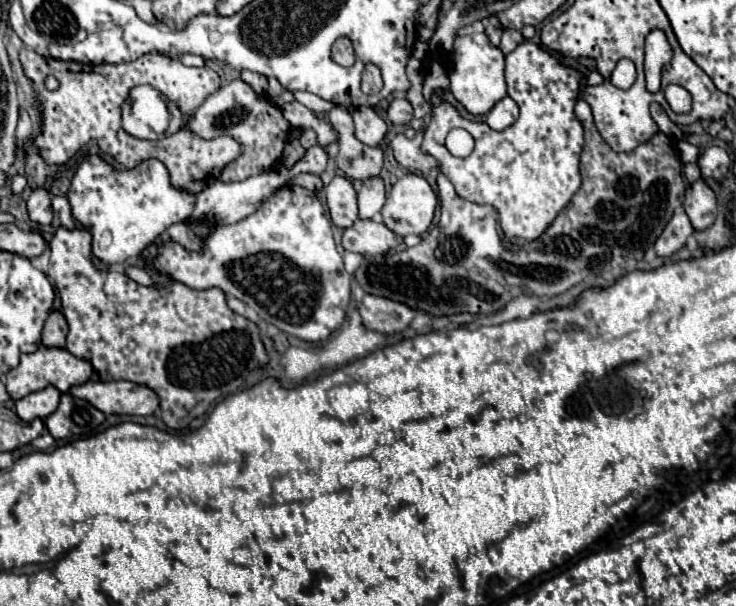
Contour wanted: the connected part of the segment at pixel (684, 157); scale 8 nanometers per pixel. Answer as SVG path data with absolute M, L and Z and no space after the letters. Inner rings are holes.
M681 140L681 142L677 144L677 148L679 148L679 158L681 158L683 164L687 164L687 162L697 162L697 156L700 156L700 151L697 146L689 144L687 140Z

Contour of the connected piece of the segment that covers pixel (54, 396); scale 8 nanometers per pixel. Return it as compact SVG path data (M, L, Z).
M47 386L45 390L27 394L25 398L15 402L15 412L23 422L33 422L33 418L45 420L49 414L53 414L59 406L61 392L53 386Z

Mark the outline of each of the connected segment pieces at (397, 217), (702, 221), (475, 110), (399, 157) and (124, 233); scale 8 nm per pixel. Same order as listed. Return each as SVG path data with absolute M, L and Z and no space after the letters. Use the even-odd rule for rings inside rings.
M405 174L387 194L387 202L381 210L383 224L397 236L425 234L433 222L435 206L437 196L429 182L423 176Z
M697 180L687 188L687 198L683 206L697 232L707 230L717 218L715 194L703 180Z
M481 21L465 26L458 32L449 58L449 80L451 80L451 94L469 114L485 116L501 98L507 96L503 72L505 72L505 56L499 48L493 48L489 44L489 38L485 36Z
M397 134L393 140L391 140L391 150L393 150L393 156L395 160L407 168L407 170L417 170L417 172L427 172L431 168L437 168L439 162L429 156L429 154L423 154L419 150L421 146L421 138L413 138L409 140L405 134Z
M89 156L75 172L69 202L73 218L93 234L93 256L103 264L125 264L137 258L169 226L185 222L193 212L195 196L173 188L169 172L159 160L147 160L133 170L117 172L99 156Z

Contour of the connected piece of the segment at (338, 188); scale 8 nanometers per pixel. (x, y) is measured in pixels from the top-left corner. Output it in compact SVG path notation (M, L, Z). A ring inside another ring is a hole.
M335 176L329 186L325 186L325 202L337 228L345 230L353 226L357 220L357 194L349 178Z

